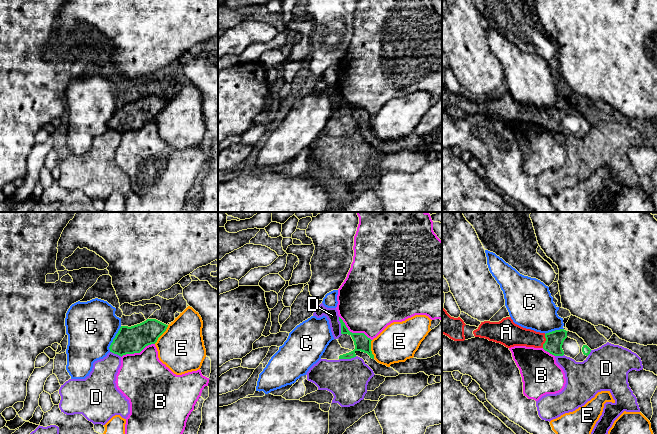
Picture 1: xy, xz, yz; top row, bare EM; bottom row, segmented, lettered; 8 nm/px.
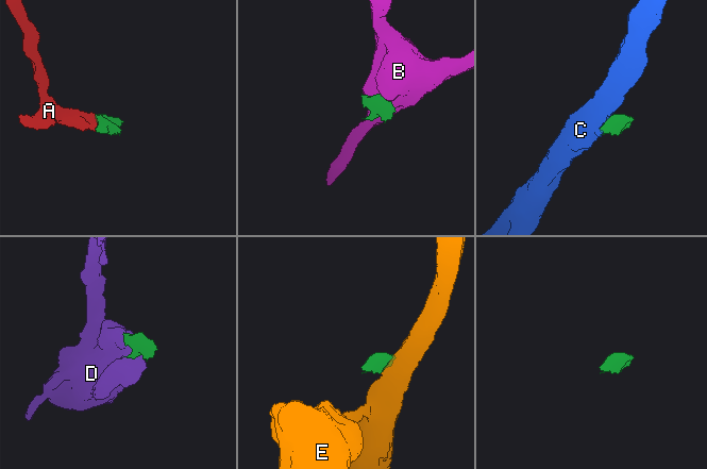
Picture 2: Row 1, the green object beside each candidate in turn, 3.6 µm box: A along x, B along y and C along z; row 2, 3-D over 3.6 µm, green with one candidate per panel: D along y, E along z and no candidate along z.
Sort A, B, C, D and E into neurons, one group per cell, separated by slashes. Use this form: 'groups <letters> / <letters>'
groups A / B / C / D / E

